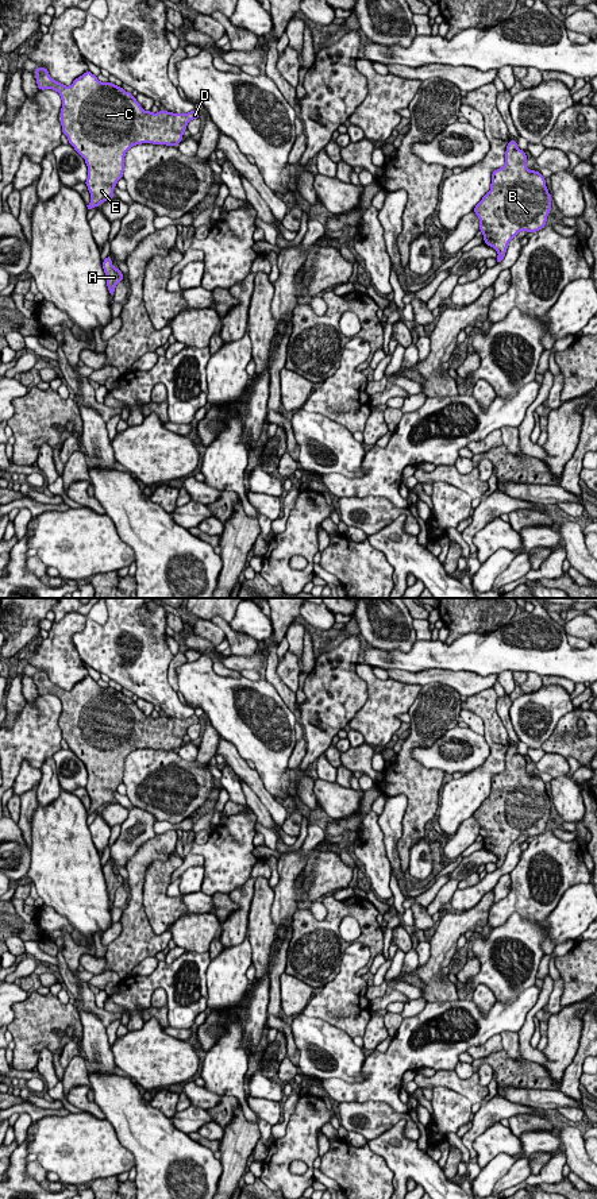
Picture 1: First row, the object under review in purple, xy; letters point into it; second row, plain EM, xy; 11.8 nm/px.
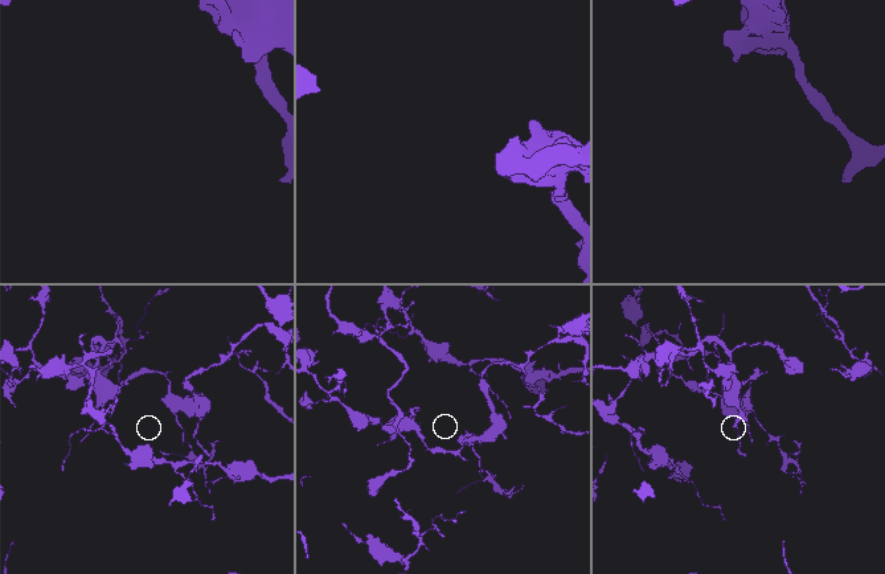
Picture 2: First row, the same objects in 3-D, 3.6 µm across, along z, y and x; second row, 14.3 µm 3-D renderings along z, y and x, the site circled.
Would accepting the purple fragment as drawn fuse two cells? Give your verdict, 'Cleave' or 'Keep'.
Keep

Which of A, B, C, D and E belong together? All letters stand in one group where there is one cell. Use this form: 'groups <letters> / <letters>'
groups A B C D E

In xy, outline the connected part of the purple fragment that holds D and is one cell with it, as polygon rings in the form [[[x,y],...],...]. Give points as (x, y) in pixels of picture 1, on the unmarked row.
[[[36,672],[34,678],[39,695],[53,694],[61,701],[62,739],[88,771],[88,814],[115,801],[113,793],[123,783],[126,757],[132,751],[178,751],[188,728],[200,721],[196,714],[188,718],[147,717],[132,698],[109,686],[100,687],[89,675],[70,691],[51,683],[46,672]]]

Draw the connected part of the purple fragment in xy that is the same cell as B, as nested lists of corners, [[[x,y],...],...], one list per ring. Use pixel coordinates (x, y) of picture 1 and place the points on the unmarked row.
[[[512,744],[505,756],[505,770],[492,778],[490,795],[473,814],[479,824],[484,848],[493,852],[500,868],[509,847],[520,837],[546,832],[551,816],[546,783],[527,772],[527,760]]]

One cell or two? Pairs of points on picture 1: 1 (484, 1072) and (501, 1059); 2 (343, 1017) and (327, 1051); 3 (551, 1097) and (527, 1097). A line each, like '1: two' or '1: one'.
1: two
2: two
3: one

